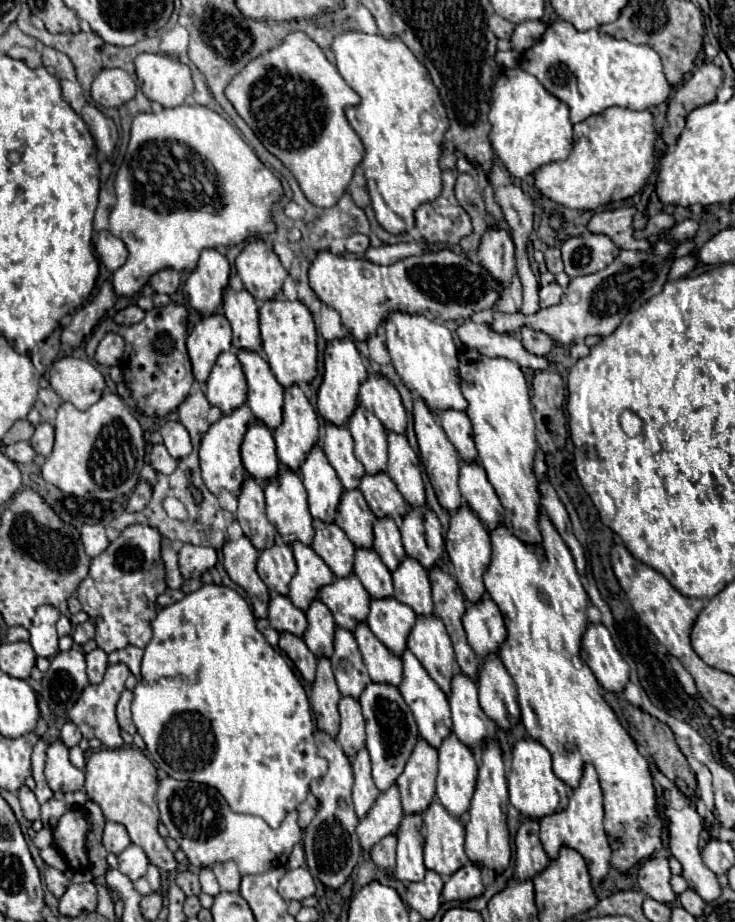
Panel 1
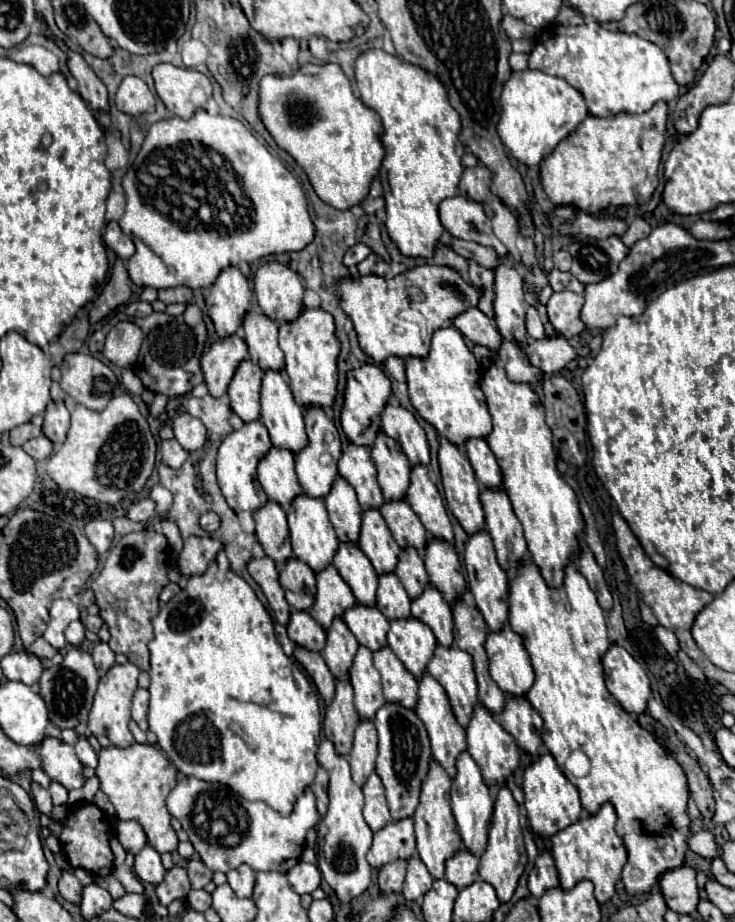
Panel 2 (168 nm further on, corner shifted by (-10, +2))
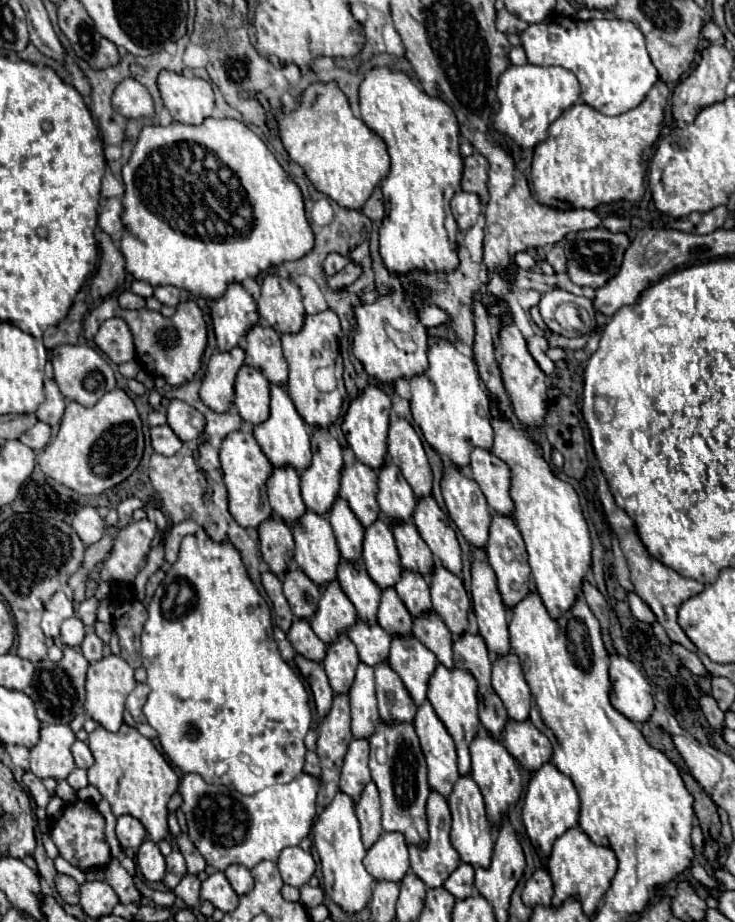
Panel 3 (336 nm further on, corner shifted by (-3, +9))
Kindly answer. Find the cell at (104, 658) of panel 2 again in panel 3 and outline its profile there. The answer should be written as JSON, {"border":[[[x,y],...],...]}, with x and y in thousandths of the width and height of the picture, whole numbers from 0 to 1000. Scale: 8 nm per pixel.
{"border":[[[120,687],[120,689],[114,691],[109,704],[112,704],[112,710],[114,710],[122,719],[128,719],[128,717],[133,717],[133,715],[141,713],[141,697],[139,697],[139,693],[136,693],[131,687]]]}

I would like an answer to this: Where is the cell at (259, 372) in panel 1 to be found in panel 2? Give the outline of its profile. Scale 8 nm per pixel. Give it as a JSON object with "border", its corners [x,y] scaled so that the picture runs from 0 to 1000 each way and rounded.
{"border":[[[361,401],[355,416],[355,458],[363,462],[371,484],[407,490],[418,482],[412,445],[404,440],[382,403]]]}

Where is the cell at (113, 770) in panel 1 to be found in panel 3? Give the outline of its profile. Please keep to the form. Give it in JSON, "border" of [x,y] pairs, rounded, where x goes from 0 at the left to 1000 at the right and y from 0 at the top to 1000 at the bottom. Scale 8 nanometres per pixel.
{"border":[[[166,786],[158,795],[144,793],[141,789],[128,791],[120,797],[120,810],[128,819],[128,830],[120,834],[120,847],[128,851],[139,864],[150,871],[152,882],[180,884],[185,886],[199,901],[204,903],[207,912],[220,912],[229,908],[229,869],[242,858],[242,841],[220,821],[220,817],[207,808],[204,802],[190,797],[185,789]]]}

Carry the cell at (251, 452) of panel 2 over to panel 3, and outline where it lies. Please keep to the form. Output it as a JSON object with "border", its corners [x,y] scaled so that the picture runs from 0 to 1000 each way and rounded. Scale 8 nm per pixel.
{"border":[[[321,467],[305,476],[299,487],[299,502],[305,511],[305,524],[310,530],[310,546],[316,561],[324,565],[327,572],[351,574],[354,567],[370,561],[370,550],[365,548],[365,535],[362,535],[362,522],[370,515],[367,500],[356,491],[346,472]]]}

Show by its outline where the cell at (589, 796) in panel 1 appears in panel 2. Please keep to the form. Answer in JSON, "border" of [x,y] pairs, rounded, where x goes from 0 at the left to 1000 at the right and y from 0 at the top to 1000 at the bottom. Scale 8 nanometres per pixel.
{"border":[[[823,870],[810,883],[799,883],[750,907],[755,939],[761,944],[761,954],[769,965],[780,963],[788,954],[799,952],[810,961],[810,974],[815,976],[815,980],[826,978],[837,970],[837,959],[845,952],[848,937],[853,935],[848,911],[837,905],[834,898],[837,889],[837,876],[829,870]]]}

